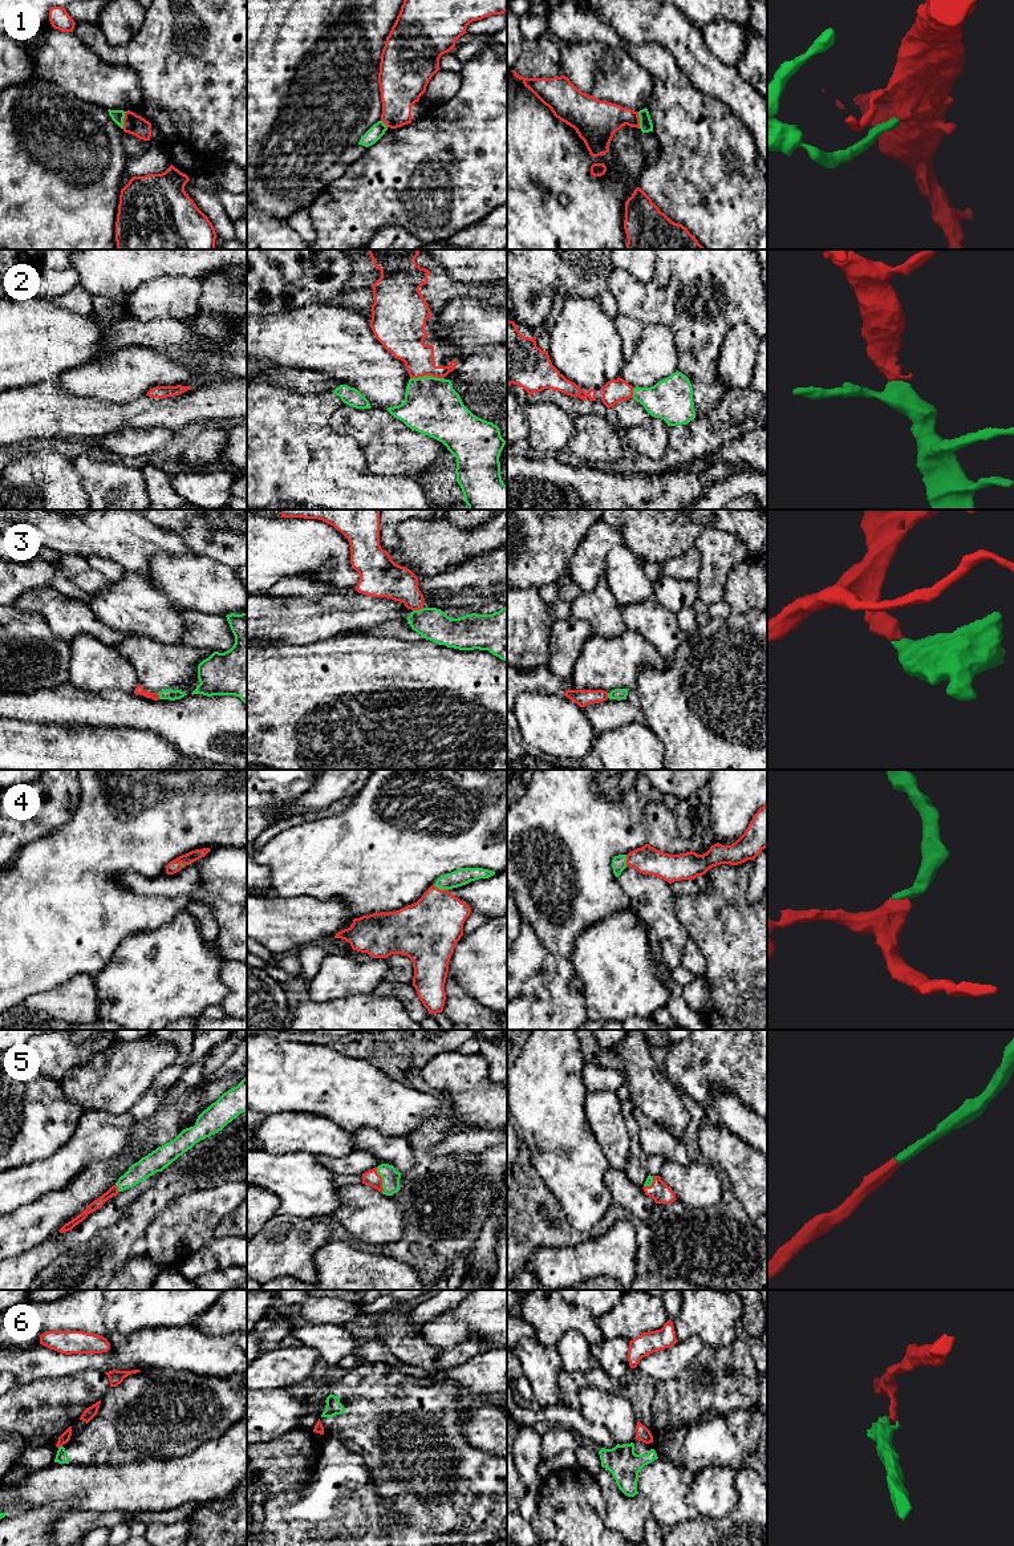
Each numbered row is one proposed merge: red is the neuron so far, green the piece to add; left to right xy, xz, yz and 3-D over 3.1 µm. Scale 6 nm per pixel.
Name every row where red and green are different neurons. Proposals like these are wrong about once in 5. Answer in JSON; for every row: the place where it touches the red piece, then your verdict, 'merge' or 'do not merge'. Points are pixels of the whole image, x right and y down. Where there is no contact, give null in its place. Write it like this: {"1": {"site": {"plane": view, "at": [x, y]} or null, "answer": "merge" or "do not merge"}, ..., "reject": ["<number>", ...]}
{"1": {"site": {"plane": "xy", "at": [124, 120]}, "answer": "do not merge"}, "2": {"site": {"plane": "xz", "at": [426, 374]}, "answer": "merge"}, "3": {"site": {"plane": "xz", "at": [417, 609]}, "answer": "merge"}, "4": {"site": {"plane": "xz", "at": [439, 889]}, "answer": "merge"}, "5": {"site": {"plane": "xz", "at": [381, 1180]}, "answer": "merge"}, "6": {"site": {"plane": "xy", "at": [60, 1445]}, "answer": "do not merge"}, "reject": ["1", "6"]}

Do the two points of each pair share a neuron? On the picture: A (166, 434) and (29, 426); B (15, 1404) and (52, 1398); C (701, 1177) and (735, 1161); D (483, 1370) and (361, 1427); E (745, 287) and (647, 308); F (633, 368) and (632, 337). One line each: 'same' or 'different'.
A: different
B: same
C: different
D: different
E: same
F: different

